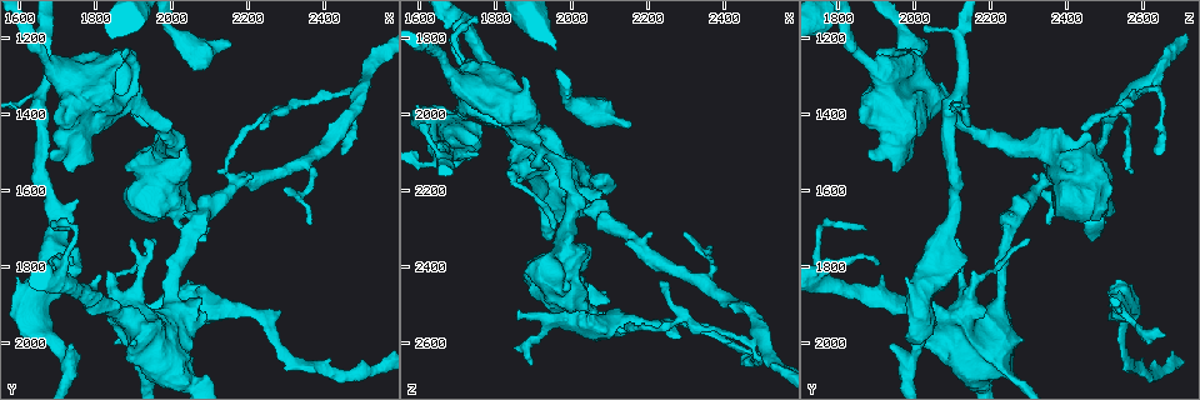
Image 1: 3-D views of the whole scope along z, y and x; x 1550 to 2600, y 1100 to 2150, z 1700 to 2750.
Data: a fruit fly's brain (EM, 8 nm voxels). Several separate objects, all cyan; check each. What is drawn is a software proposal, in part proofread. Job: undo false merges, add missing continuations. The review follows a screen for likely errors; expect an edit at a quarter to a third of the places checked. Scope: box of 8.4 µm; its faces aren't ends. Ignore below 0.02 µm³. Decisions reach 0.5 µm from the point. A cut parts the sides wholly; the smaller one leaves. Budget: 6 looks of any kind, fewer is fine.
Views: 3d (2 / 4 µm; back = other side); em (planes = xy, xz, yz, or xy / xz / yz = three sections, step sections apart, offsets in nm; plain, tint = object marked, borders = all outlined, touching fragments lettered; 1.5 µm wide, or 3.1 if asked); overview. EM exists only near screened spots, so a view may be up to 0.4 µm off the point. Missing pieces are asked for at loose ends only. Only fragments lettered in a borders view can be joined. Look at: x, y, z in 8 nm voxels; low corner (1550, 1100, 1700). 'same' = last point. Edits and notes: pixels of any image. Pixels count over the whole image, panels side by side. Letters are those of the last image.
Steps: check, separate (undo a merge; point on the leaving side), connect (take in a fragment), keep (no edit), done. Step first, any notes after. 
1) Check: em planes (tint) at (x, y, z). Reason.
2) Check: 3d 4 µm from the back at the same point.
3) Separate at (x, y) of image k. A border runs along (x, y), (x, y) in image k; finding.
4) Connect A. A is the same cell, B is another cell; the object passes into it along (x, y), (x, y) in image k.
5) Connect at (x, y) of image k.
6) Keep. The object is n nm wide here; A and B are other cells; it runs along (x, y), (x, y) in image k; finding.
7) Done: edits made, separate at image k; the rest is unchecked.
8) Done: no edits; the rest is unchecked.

Check: 3d 4 µm at (2365, 1690, 2355). Thin end.

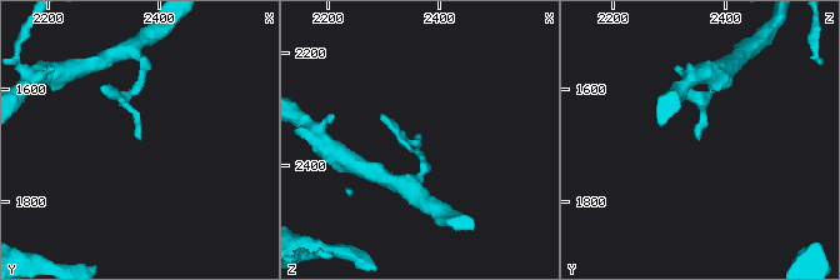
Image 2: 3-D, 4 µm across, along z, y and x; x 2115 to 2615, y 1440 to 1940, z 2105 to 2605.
Check: em xy step 4 (borders) at (2360, 1690, 2350).

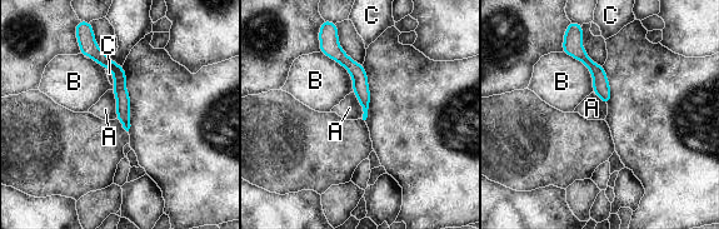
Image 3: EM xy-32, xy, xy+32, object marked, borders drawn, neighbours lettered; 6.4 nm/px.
Keep. A, B and C are other cells; it runs along (103, 58), (119, 74), (126, 125) in image 3; no lettered fragment goes on from it.

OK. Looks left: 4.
Check: em xy step 4 (plain) at (2455, 1510, 2635). An open end.

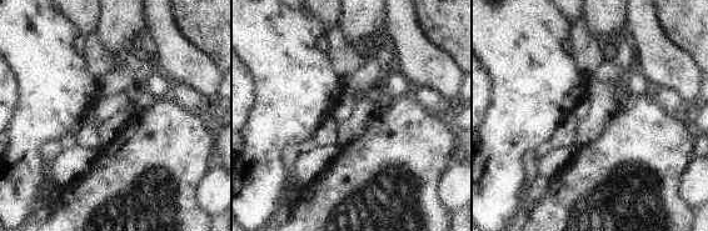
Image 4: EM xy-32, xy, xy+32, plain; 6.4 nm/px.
Check: em xy step 4 (borders) at the same point. What lies round it.

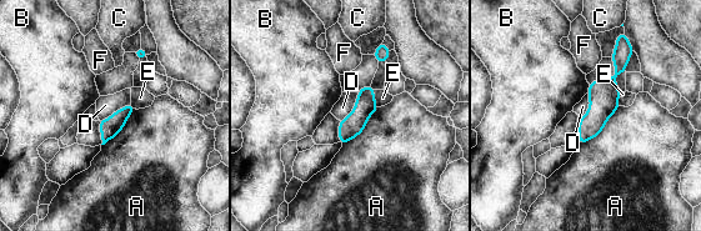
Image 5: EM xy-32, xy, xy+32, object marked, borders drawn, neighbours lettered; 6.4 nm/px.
Keep. A, B, C, D, E and F are other cells; a border runs along (620, 106), (597, 135), (579, 145) in image 5; no lettered fragment goes on from it.

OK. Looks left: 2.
Check: 3d 2 µm at (1660, 1345, 2120).

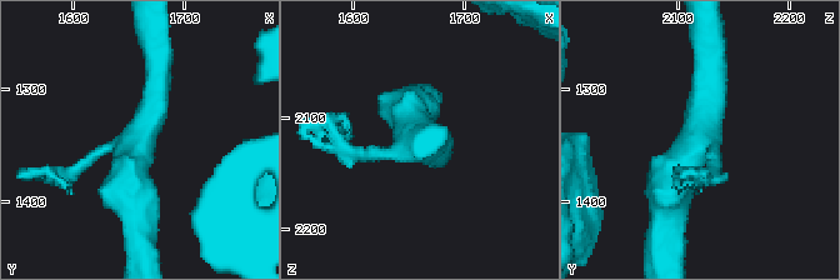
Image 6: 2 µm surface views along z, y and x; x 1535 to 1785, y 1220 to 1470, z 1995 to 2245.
Check: em planes (borders) at (1656, 1348, 2116). 3 arms meet here.

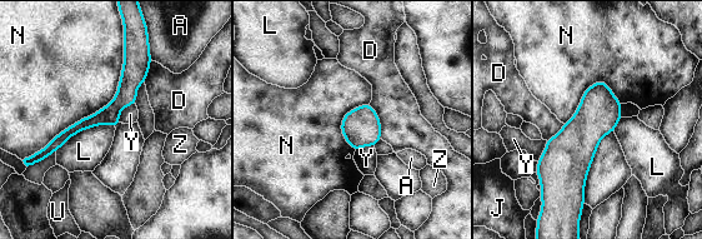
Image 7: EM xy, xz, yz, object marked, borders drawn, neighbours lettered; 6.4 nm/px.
Keep. The longest contact is with N, 950 nm; A, D, J, L, N, U, Y and Z are other cells; a border runs along (124, 38), (116, 94), (36, 153) in image 7; one neuron here.

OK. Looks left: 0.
Done: no edits; the rest is unchecked.

